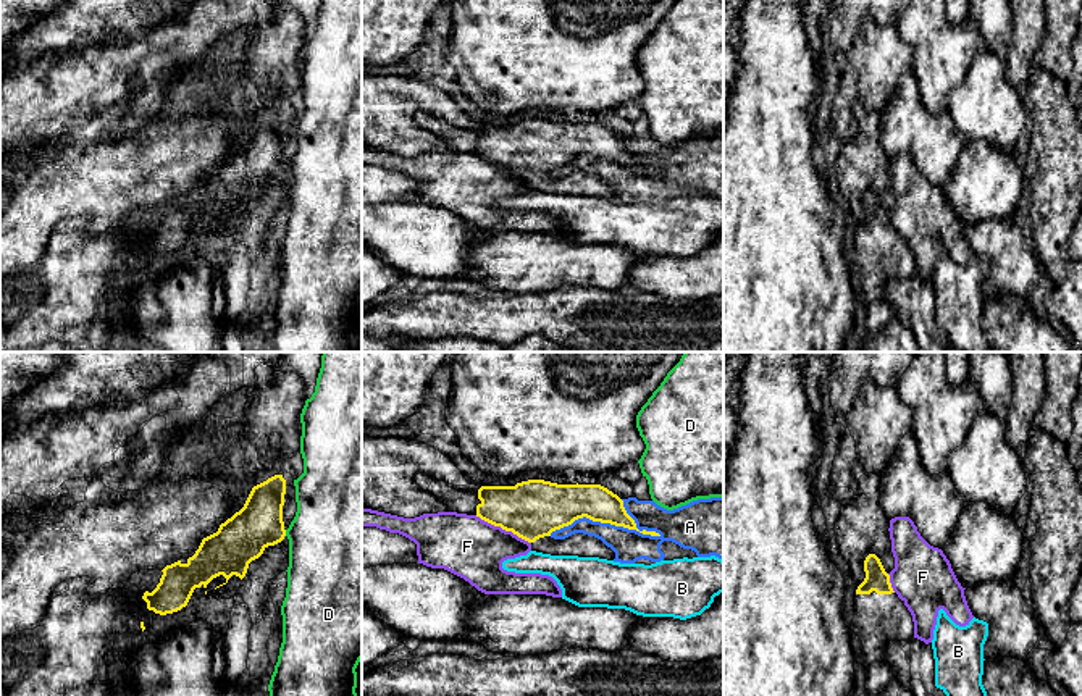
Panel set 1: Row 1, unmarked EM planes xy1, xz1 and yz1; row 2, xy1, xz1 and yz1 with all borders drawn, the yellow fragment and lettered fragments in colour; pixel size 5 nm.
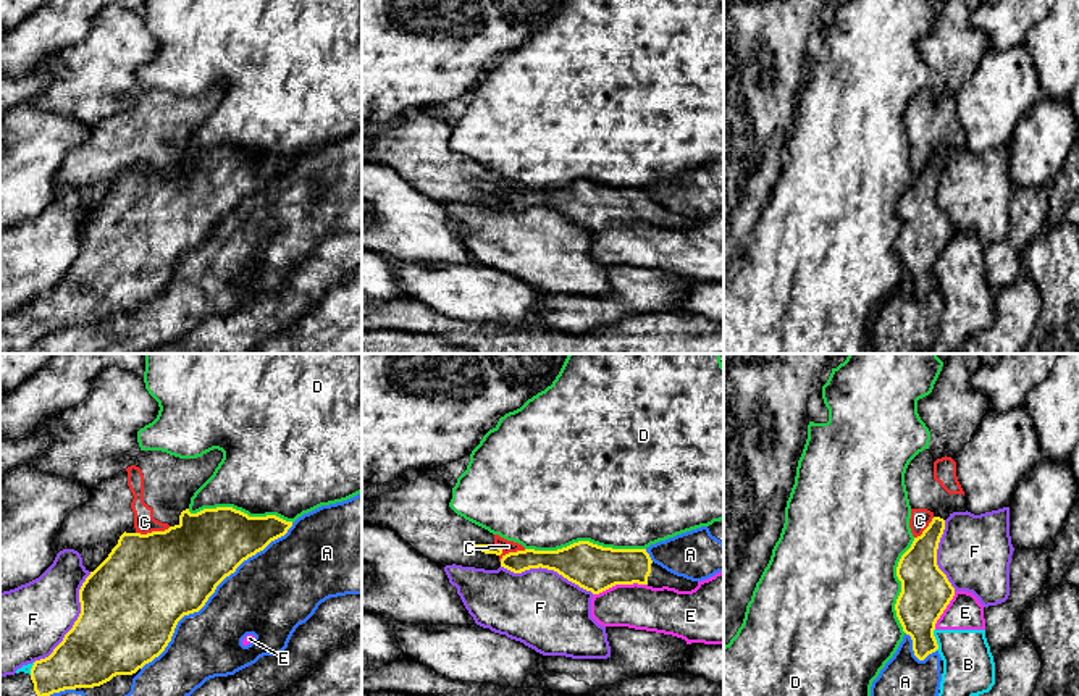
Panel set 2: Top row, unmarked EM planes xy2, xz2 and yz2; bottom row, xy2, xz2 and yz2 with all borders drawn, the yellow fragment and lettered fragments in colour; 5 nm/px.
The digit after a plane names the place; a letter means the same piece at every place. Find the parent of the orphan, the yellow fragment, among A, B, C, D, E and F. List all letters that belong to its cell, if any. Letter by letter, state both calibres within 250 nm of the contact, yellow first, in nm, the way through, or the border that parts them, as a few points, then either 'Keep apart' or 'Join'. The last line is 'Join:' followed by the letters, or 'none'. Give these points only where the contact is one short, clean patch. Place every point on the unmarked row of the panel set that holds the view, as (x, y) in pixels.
A: Thickness 440 nm (yellow) against 380 nm. Keep apart
B: Thickness 260 nm (yellow) against 260 nm. Keep apart
C: Thickness 120 nm (yellow) against 60 nm. Boundary: xz2 (496, 183), (504, 192), (525, 188). Keep apart
D: Thickness 220 nm (yellow) against 500 nm. Keep apart
E: Thickness 220 nm (yellow) against 220 nm. Keep apart
F: Thickness 460 nm (yellow) against 380 nm. Keep apart
Join: none

